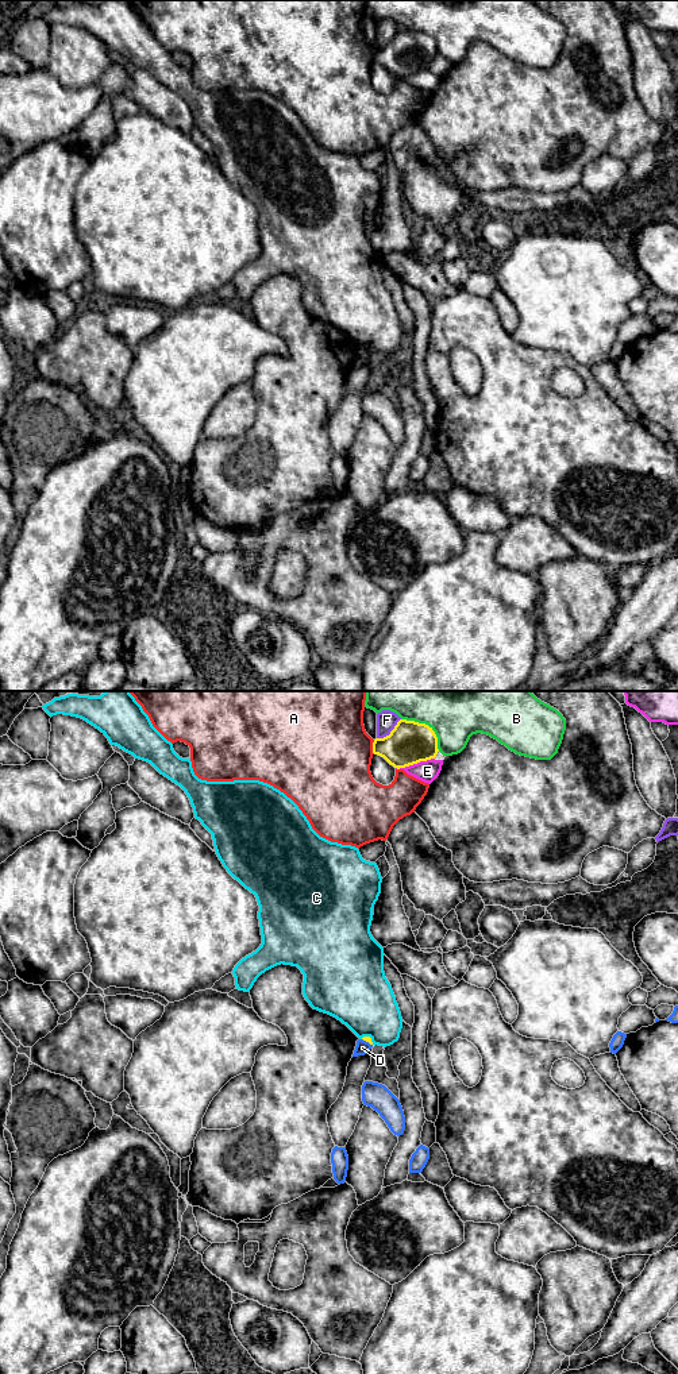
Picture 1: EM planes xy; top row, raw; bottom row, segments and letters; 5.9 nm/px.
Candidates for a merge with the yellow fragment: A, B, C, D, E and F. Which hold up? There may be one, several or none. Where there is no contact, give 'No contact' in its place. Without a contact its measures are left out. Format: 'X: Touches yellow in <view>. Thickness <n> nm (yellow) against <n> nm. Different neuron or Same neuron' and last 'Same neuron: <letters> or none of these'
A: Touches yellow in xy. Thickness 260 nm (yellow) against 480 nm. Different neuron
B: Touches yellow in xy. Thickness 260 nm (yellow) against 500 nm. Different neuron
C: Touches yellow in xy. Thickness 30 nm (yellow) against 380 nm. Different neuron
D: Touches yellow in xy. Thickness 30 nm (yellow) against 90 nm. Different neuron
E: Touches yellow in xy. Thickness 260 nm (yellow) against 130 nm. Different neuron
F: Touches yellow in xy. Thickness 260 nm (yellow) against 120 nm. Different neuron
Same neuron: none of these

